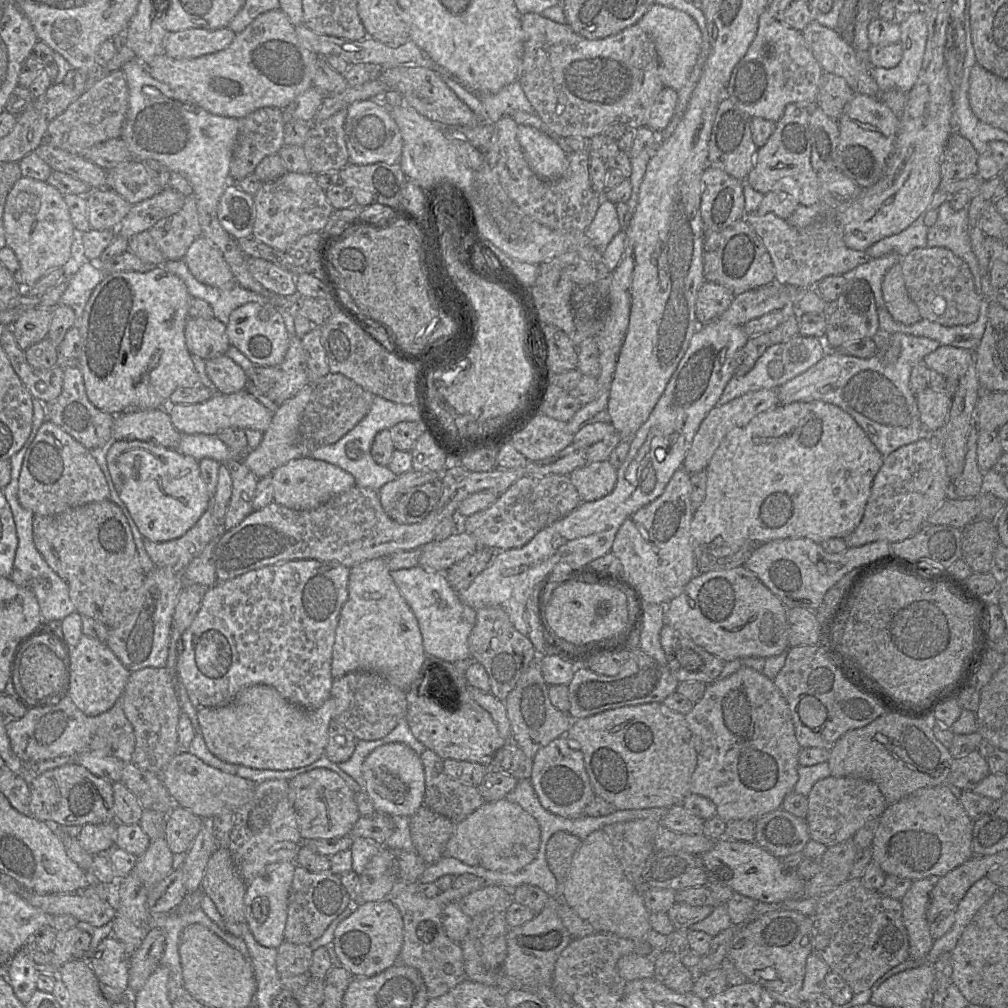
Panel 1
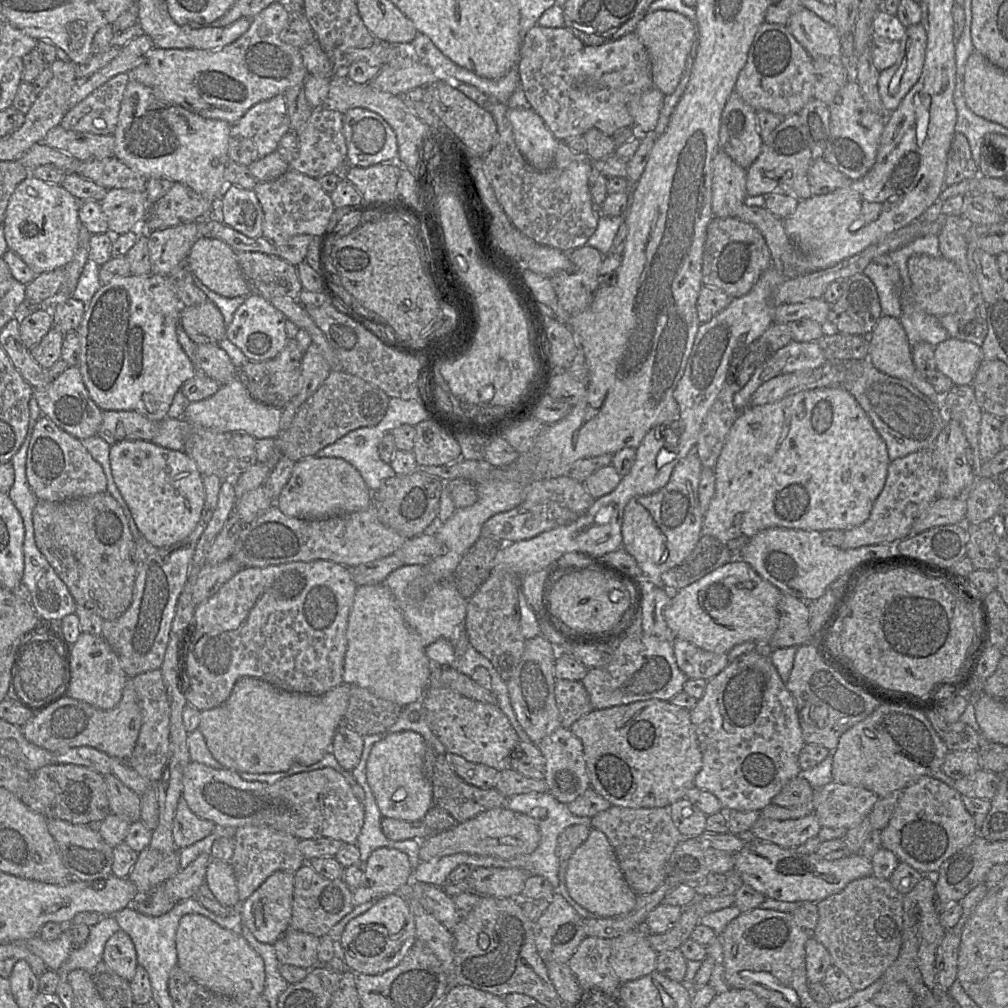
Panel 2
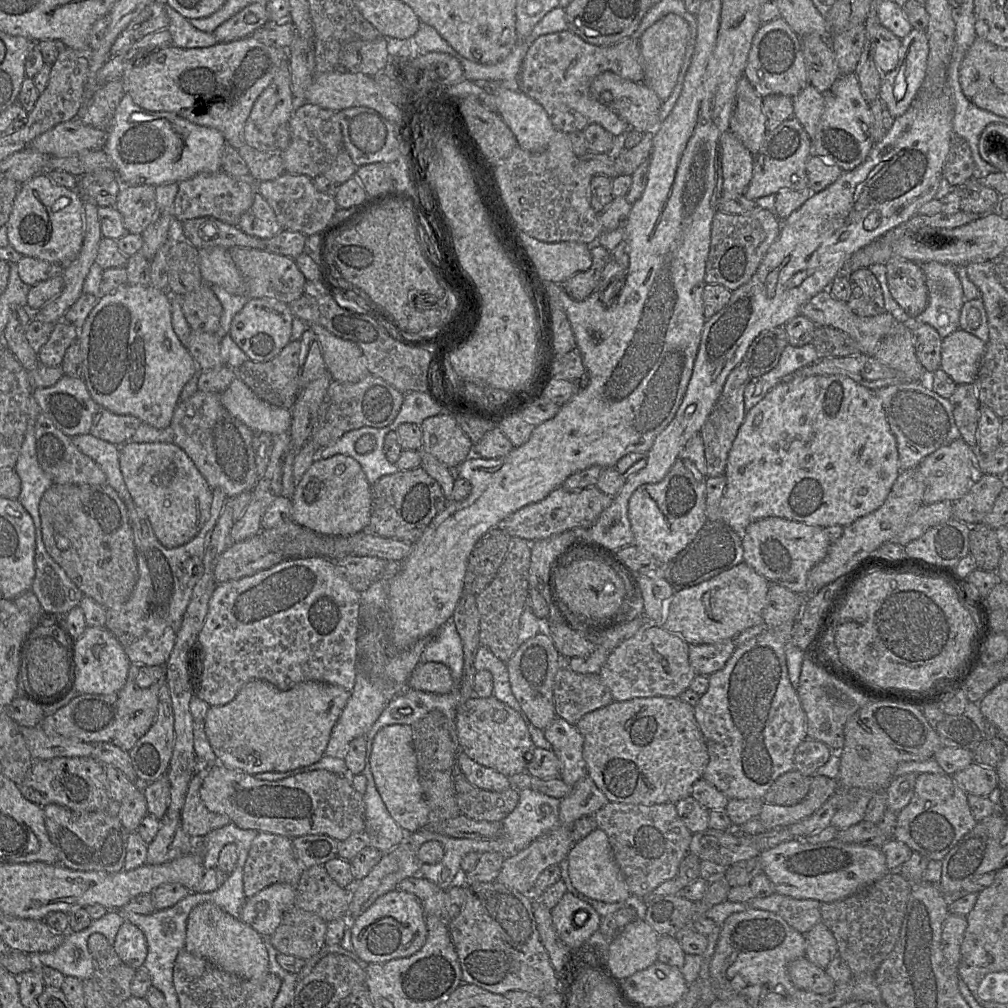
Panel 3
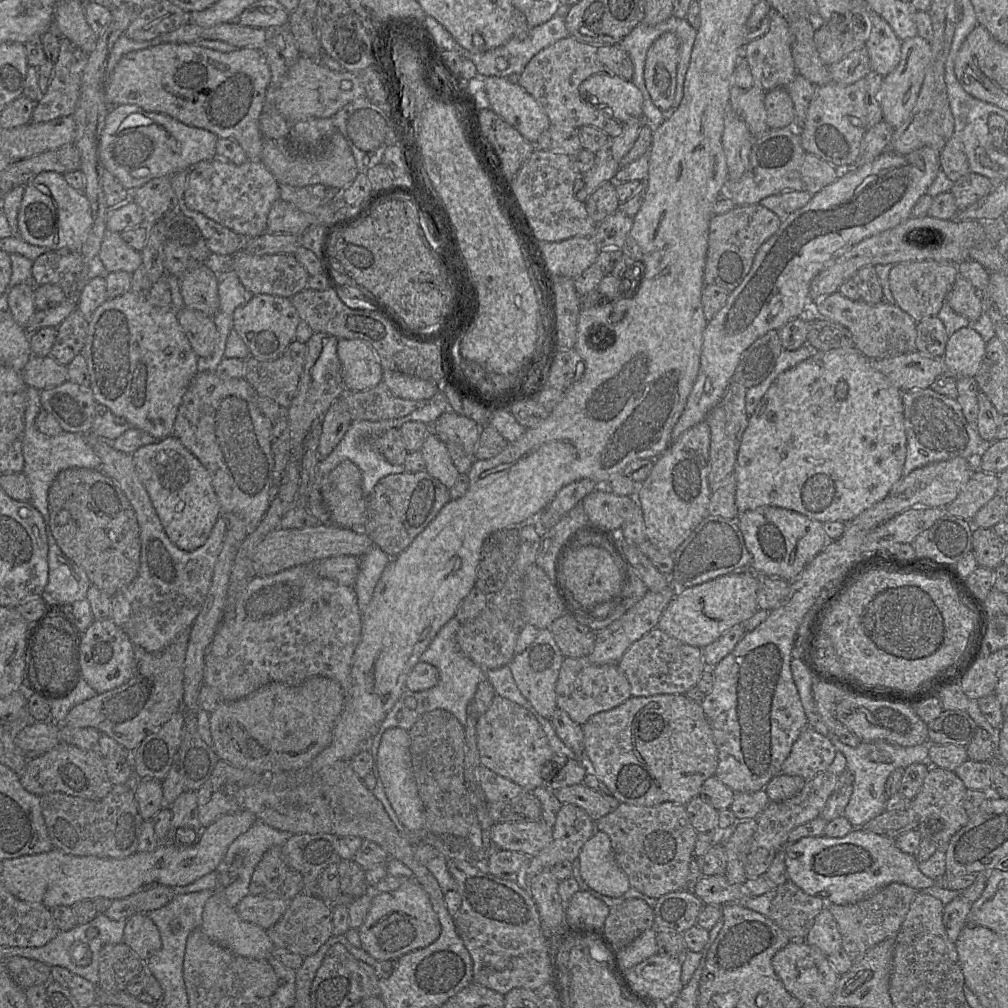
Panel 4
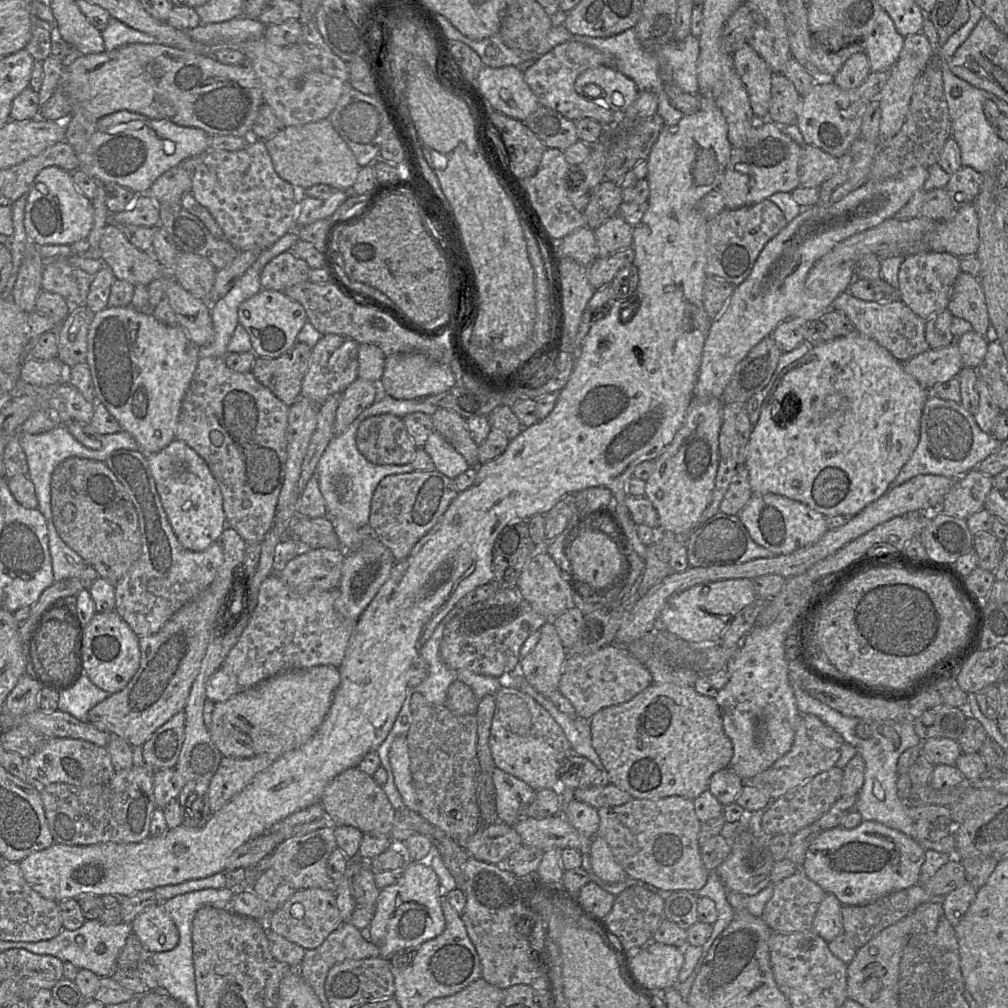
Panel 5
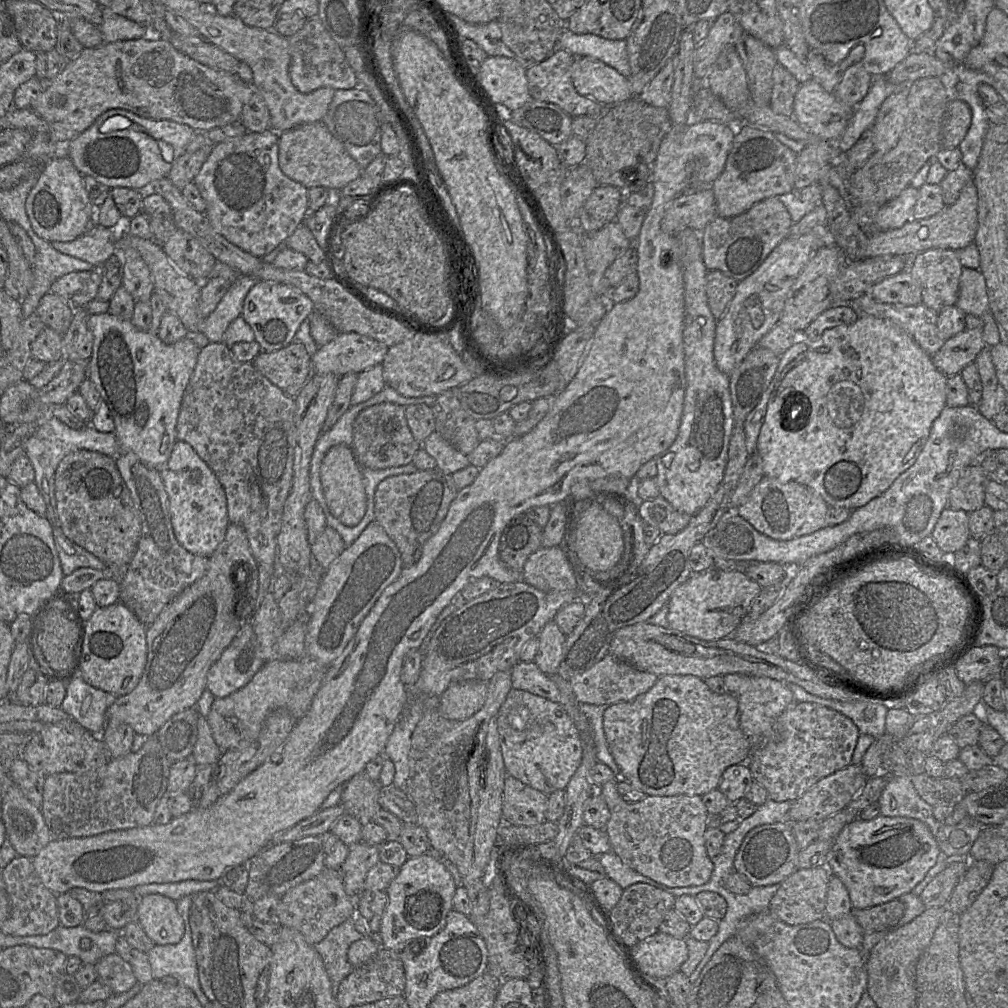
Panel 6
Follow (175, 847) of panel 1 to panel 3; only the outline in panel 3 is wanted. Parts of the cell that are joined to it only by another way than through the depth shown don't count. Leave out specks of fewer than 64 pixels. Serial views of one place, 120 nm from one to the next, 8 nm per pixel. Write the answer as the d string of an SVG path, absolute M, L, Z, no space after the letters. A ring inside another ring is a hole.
M198 769L192 776L181 809L183 830L193 839L200 839L212 830L227 825L230 821L225 814L211 812L200 798L200 787L205 778L205 769Z

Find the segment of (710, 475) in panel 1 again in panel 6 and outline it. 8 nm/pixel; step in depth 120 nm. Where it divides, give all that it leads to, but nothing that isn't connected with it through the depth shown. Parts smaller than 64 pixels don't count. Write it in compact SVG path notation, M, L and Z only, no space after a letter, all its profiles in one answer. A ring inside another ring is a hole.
M859 315L850 325L827 329L817 341L809 343L807 350L787 364L779 376L775 373L775 378L767 389L767 408L756 446L756 453L762 460L764 476L776 478L781 482L794 481L803 484L820 495L828 507L854 510L864 506L886 491L918 458L934 420L946 406L947 379L948 377L935 367L931 356L908 333L889 320L872 315Z

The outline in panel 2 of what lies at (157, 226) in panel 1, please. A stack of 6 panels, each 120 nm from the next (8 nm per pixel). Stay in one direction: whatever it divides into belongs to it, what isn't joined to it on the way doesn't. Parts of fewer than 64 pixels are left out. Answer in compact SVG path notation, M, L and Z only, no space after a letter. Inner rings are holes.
M198 222L157 229L147 234L152 273L168 277L181 262L187 261L191 247L199 238Z

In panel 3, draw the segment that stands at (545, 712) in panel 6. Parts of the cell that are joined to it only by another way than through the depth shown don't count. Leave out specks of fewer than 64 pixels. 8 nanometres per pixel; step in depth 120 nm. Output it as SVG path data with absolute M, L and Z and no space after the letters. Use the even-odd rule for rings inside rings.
M494 696L472 697L462 703L457 708L455 725L459 748L472 761L506 777L526 772L525 755L532 754L536 746L521 716Z

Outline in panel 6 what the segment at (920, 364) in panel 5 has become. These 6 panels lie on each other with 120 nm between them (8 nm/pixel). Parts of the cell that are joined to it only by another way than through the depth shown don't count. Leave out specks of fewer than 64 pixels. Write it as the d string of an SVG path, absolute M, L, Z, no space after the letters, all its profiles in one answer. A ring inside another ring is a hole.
M982 328L965 329L946 340L931 359L935 367L949 377L959 374L965 366L974 362L985 346Z

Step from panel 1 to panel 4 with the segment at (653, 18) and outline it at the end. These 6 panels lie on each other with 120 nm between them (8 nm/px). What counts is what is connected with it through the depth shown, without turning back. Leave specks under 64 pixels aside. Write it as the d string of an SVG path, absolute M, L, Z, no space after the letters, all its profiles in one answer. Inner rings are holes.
M666 32L649 47L644 66L644 81L652 102L661 111L669 110L673 104L677 67L679 62L679 41L672 32Z

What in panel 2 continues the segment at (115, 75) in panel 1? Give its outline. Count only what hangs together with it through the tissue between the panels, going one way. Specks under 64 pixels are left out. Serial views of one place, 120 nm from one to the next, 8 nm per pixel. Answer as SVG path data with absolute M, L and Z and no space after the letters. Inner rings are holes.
M120 73L69 109L60 122L66 130L113 135L129 73Z

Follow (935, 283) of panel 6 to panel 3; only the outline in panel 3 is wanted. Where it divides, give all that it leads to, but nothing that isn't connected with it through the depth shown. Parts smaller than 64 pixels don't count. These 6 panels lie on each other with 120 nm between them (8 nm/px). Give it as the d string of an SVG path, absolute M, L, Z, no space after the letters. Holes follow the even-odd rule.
M892 257L886 264L887 282L894 300L910 320L921 314L928 304L926 276L920 264Z

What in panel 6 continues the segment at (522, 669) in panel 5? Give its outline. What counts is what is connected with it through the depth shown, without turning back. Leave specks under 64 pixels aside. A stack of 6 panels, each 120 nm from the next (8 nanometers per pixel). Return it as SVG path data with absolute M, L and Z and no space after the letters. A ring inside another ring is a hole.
M555 620L549 621L538 635L539 645L533 662L546 675L558 673L563 658L566 636Z

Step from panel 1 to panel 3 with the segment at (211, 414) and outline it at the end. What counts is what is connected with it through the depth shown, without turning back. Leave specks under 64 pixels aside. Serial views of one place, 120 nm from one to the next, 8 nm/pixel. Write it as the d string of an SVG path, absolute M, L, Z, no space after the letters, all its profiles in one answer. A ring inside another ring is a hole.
M238 377L220 394L222 405L253 432L272 436L288 432L291 411L271 405L258 398Z

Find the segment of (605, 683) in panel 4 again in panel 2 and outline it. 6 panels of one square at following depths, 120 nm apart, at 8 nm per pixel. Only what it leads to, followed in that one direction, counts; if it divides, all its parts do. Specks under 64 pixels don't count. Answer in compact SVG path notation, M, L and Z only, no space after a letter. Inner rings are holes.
M556 680L555 699L561 715L561 726L566 729L594 710L581 681Z

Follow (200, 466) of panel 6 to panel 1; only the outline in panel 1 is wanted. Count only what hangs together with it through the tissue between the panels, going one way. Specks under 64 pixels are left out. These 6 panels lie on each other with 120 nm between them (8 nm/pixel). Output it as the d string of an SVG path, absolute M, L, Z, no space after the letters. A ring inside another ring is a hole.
M115 440L107 446L107 467L116 492L144 539L167 542L183 536L210 506L199 461L176 449L140 440Z

